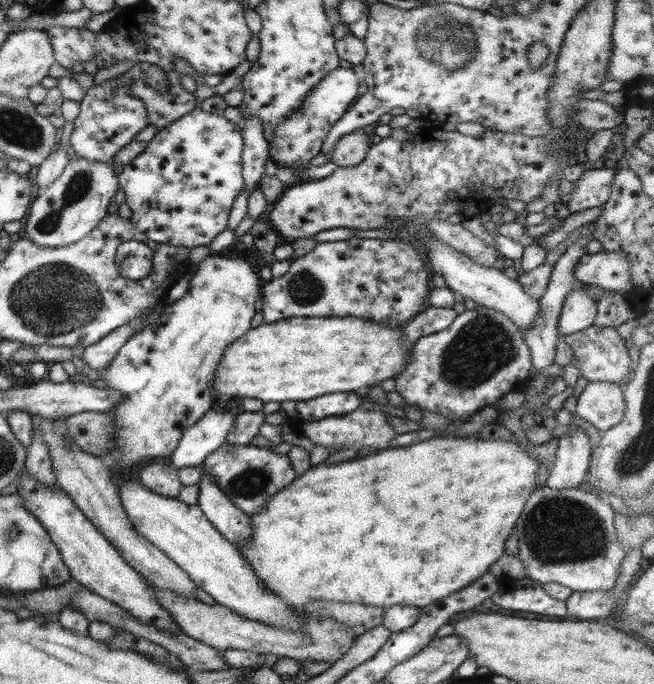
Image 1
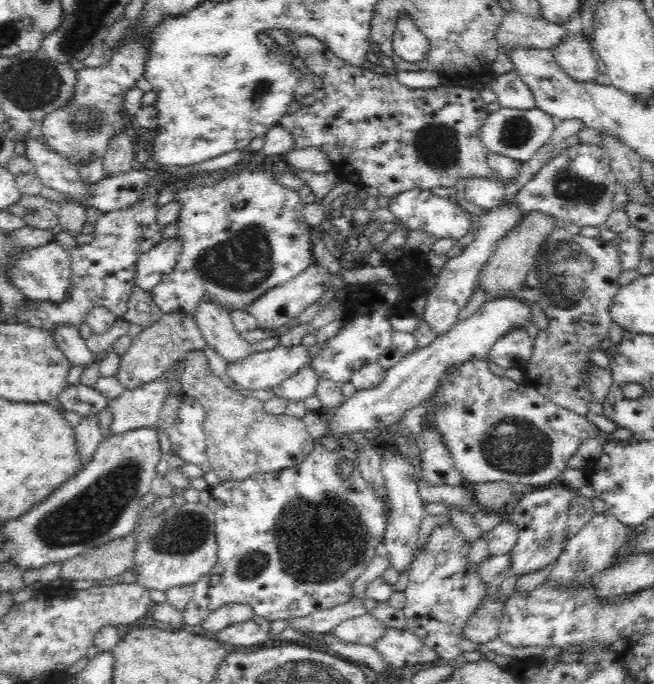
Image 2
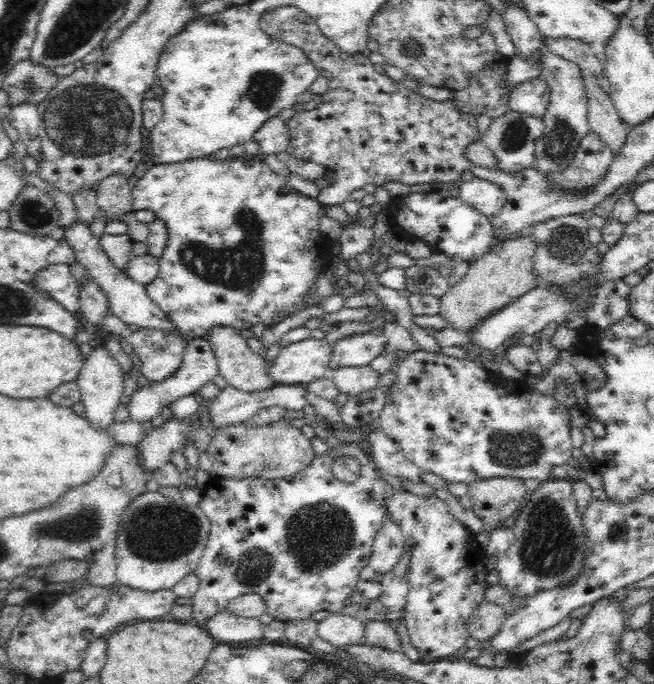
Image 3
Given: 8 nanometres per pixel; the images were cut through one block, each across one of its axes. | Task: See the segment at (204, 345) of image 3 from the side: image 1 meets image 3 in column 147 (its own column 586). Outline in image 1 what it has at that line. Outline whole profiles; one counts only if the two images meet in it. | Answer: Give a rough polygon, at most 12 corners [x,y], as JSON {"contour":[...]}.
{"contour":[[588,382],[575,414],[600,433],[625,410],[622,389]]}

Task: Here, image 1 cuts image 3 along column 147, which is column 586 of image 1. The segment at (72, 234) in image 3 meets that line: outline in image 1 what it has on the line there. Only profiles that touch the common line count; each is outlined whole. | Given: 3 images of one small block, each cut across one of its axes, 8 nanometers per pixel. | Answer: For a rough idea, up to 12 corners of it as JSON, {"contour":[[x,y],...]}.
{"contour":[[575,286],[557,320],[559,336],[594,324],[596,302]]}

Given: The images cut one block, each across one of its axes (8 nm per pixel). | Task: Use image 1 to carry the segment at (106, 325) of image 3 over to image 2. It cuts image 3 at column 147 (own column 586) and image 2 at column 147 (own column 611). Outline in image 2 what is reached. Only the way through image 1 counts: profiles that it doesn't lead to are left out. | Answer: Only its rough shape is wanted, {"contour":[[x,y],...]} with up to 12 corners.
{"contour":[[163,313],[133,338],[112,374],[124,389],[158,379],[208,346],[196,319]]}

